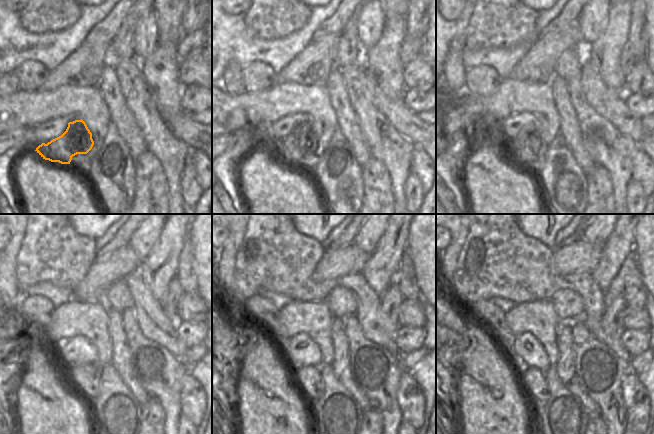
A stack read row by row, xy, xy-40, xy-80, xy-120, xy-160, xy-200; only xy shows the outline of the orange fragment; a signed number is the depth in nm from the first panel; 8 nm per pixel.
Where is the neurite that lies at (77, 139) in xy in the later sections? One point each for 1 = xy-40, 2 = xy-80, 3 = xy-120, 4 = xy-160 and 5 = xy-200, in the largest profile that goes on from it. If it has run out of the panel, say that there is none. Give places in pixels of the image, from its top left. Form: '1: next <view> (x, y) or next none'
1: next xy-40 (302, 140)
2: next xy-80 (527, 145)
3: next xy-120 (88, 375)
4: next xy-160 (308, 378)
5: next xy-200 (533, 379)

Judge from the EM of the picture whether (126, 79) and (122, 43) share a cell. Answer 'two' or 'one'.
two

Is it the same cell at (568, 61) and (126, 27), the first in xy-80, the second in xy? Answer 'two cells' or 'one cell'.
one cell

